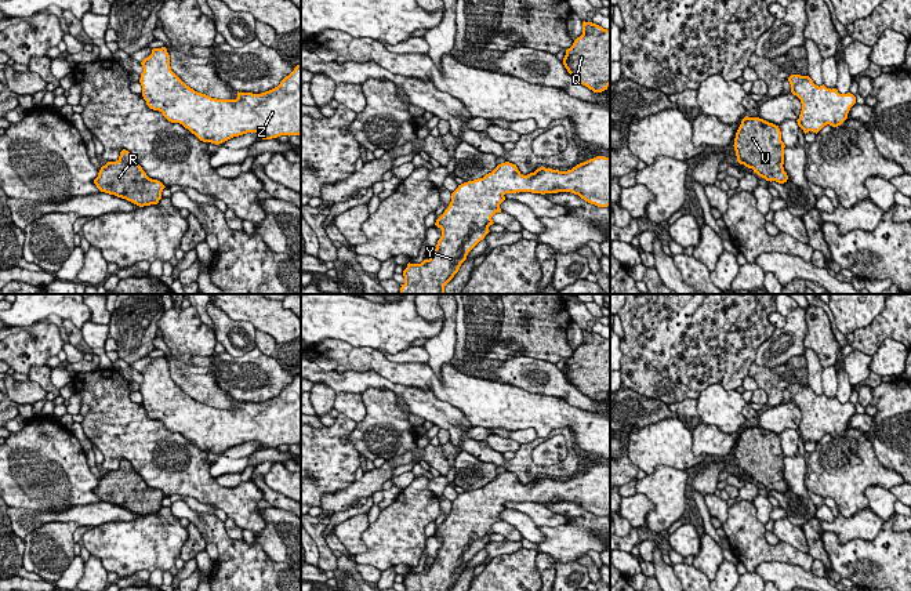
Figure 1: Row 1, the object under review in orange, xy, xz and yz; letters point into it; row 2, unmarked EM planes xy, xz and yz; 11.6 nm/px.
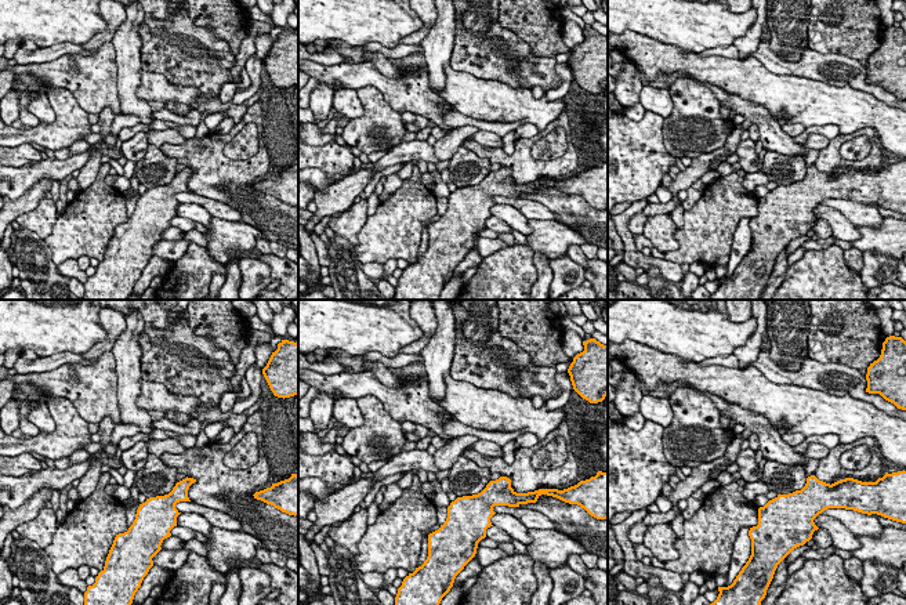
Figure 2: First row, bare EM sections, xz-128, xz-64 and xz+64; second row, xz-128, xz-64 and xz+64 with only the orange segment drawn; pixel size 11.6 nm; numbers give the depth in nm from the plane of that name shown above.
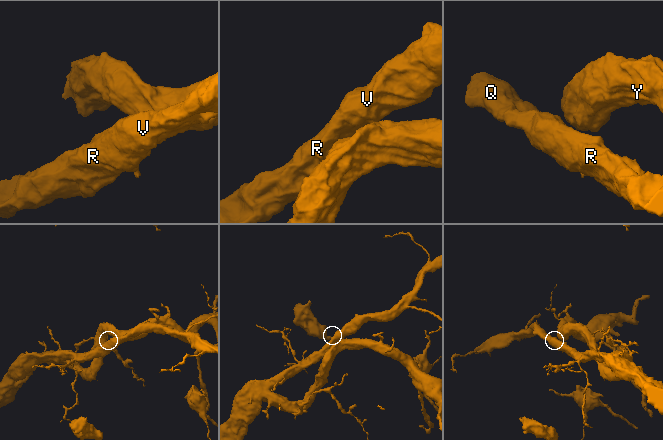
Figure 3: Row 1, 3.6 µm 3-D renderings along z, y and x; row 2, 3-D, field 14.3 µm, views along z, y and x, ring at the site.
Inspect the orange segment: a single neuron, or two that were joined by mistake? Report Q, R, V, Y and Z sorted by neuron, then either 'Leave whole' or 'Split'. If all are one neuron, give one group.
Groups: Q R V Y Z. Leave whole

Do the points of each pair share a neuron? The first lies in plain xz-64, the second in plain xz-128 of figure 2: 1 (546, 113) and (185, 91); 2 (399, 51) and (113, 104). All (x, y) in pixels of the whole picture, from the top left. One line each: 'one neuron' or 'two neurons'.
1: one neuron
2: two neurons

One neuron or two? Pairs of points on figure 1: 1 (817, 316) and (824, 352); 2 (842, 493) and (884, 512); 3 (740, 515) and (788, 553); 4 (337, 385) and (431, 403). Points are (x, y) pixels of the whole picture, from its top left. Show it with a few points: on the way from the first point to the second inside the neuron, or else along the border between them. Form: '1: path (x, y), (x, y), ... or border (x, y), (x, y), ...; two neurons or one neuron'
1: path (819, 325), (820, 338), (824, 344); one neuron
2: border (889, 488), (870, 485), (866, 489), (867, 506); two neurons
3: path (746, 529), (769, 553), (775, 553); one neuron
4: path (360, 381), (378, 381), (398, 388), (407, 395); one neuron

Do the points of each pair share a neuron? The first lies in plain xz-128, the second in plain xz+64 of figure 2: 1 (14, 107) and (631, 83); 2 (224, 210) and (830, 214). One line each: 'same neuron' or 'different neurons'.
1: same neuron
2: different neurons

